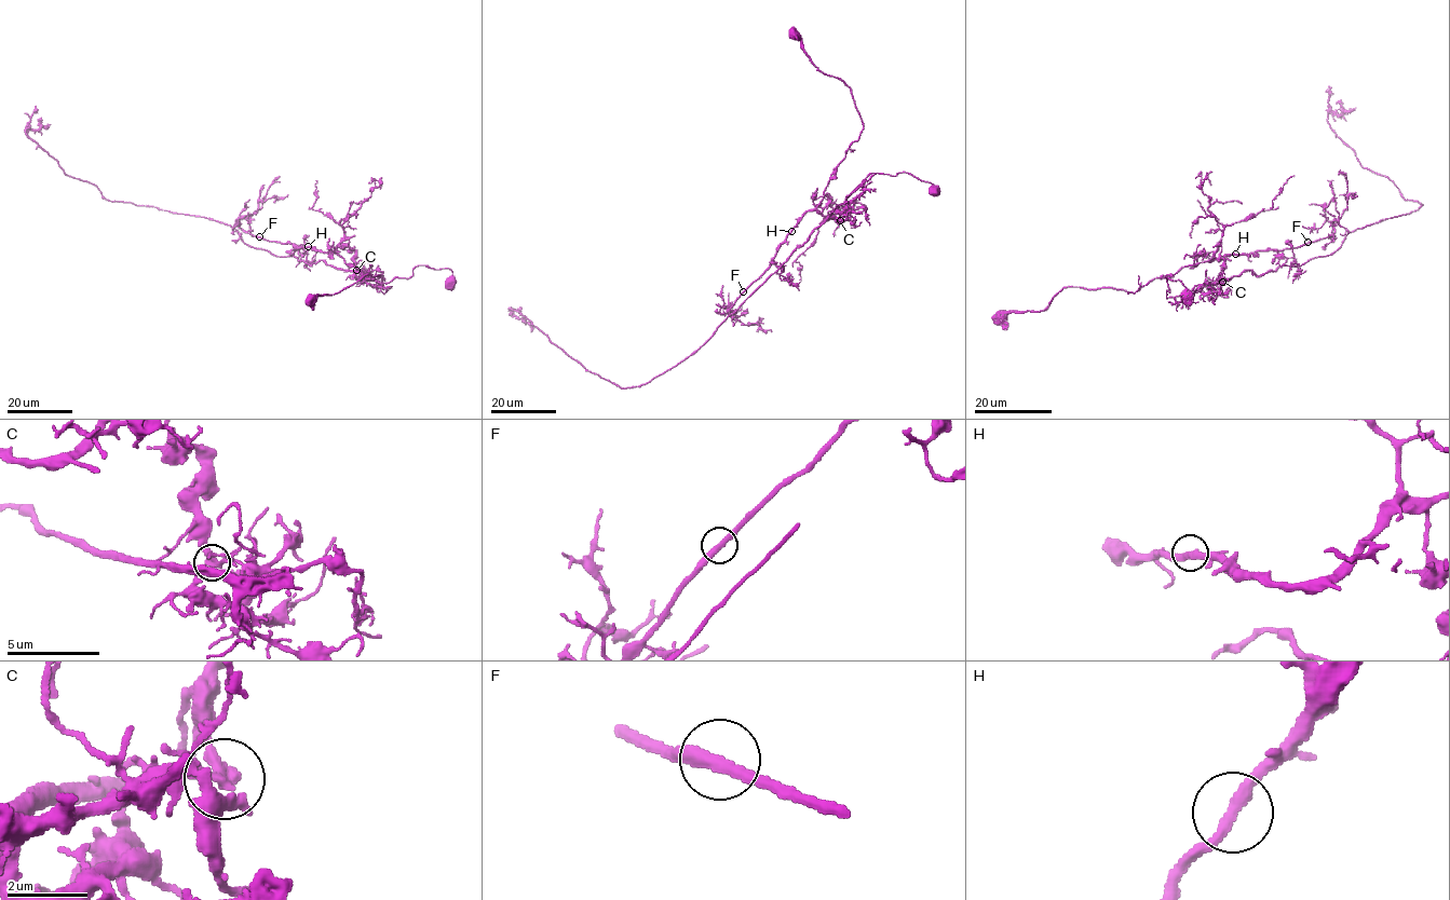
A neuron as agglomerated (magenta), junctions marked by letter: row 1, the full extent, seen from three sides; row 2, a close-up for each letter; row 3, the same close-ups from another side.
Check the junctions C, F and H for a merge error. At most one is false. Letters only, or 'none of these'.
C

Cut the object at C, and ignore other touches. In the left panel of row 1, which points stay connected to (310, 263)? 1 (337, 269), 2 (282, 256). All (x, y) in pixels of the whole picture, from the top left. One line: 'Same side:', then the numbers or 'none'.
Same side: 1, 2

